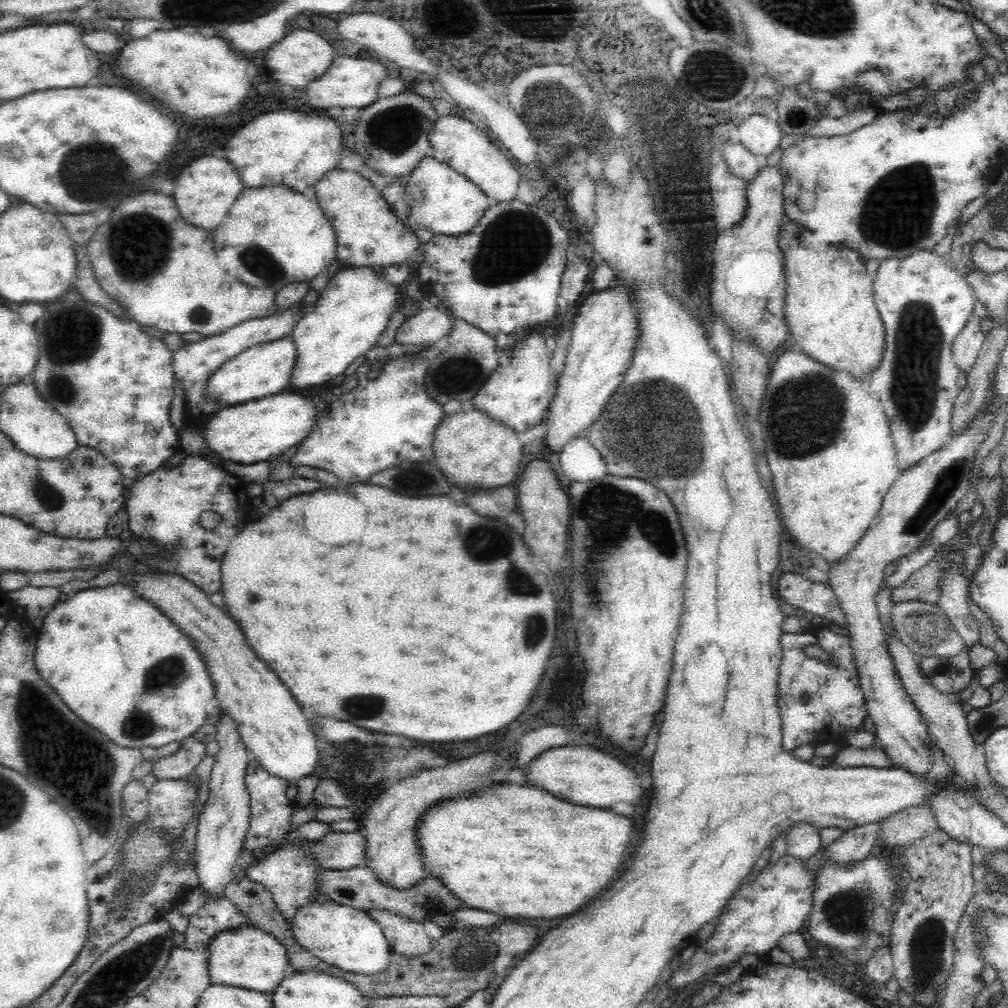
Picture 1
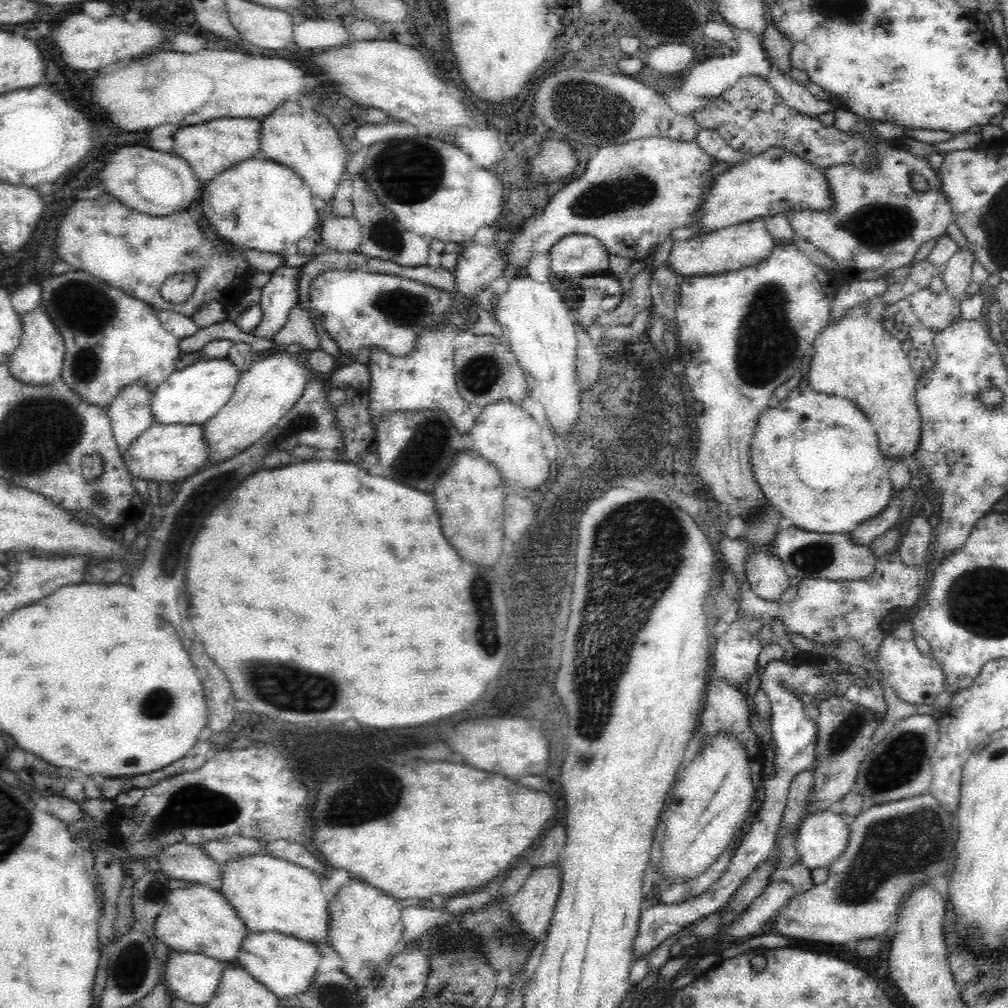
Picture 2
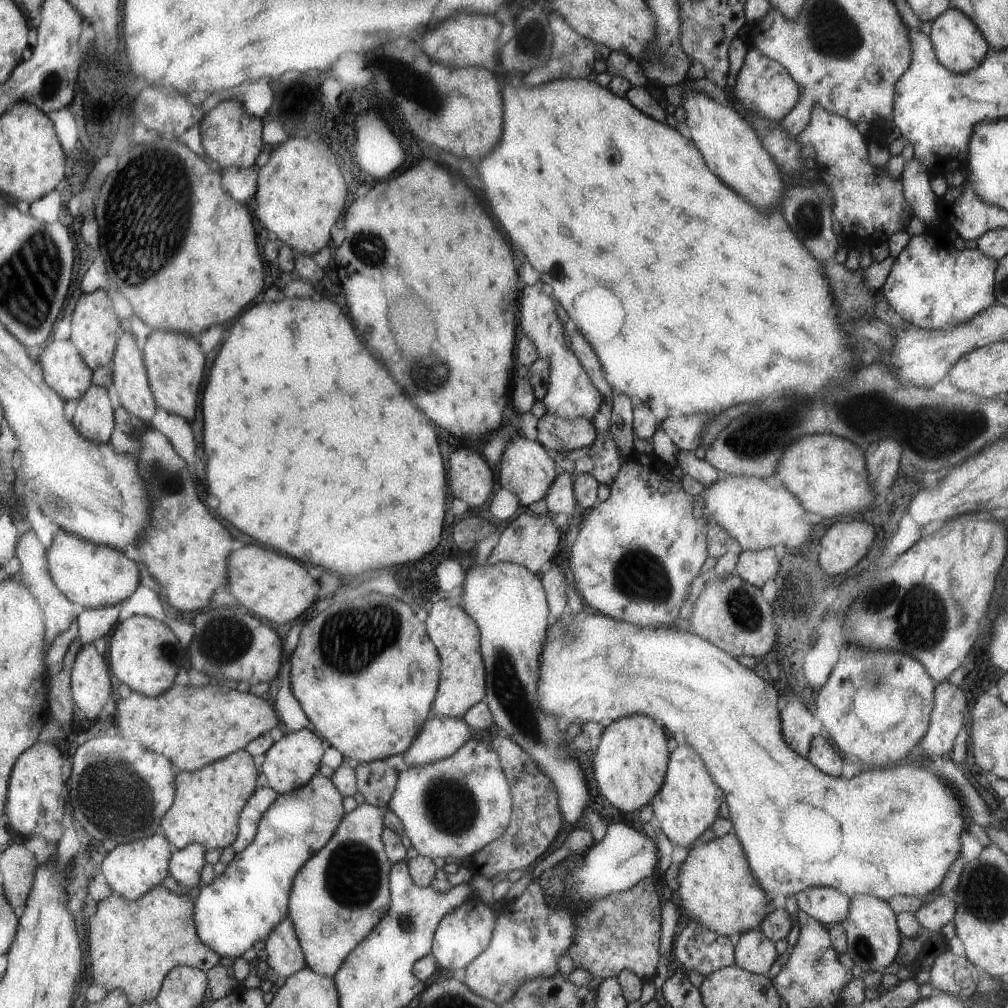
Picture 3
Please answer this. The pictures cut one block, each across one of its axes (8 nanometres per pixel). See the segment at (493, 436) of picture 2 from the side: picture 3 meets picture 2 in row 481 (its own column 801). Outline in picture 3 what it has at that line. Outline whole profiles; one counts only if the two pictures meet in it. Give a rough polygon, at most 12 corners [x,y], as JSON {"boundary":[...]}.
{"boundary":[[727,476],[703,488],[743,552],[799,550],[813,524],[783,484]]}

